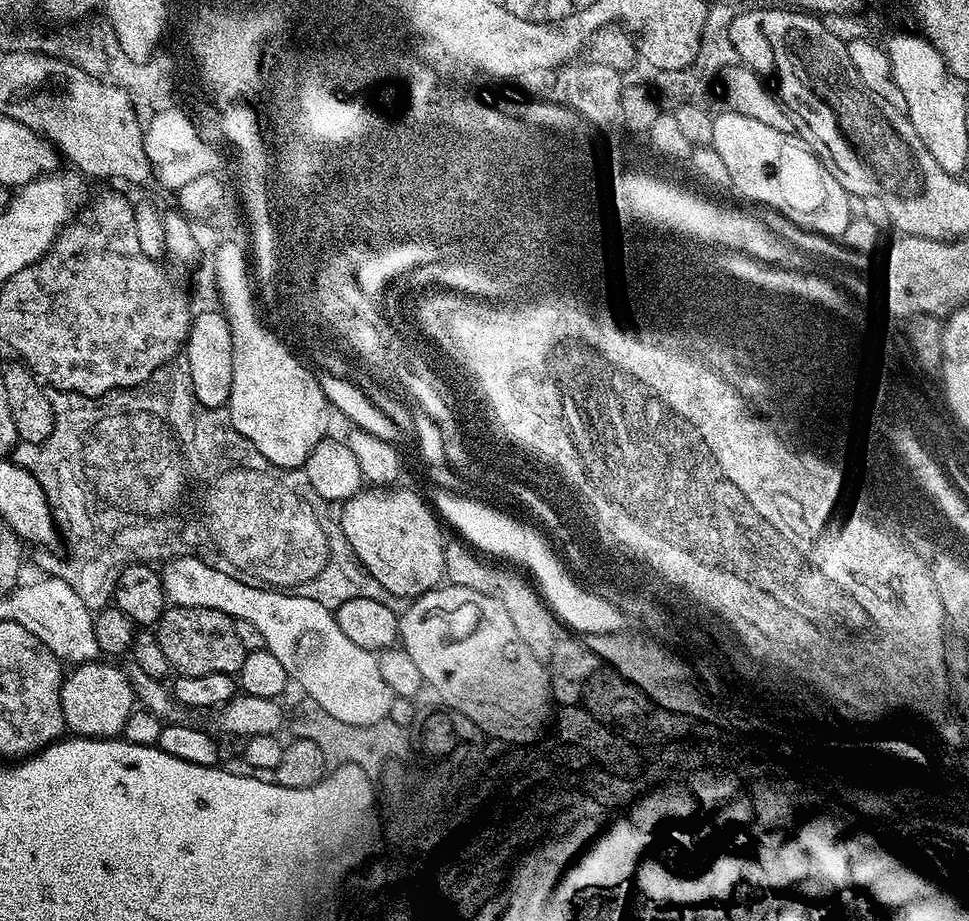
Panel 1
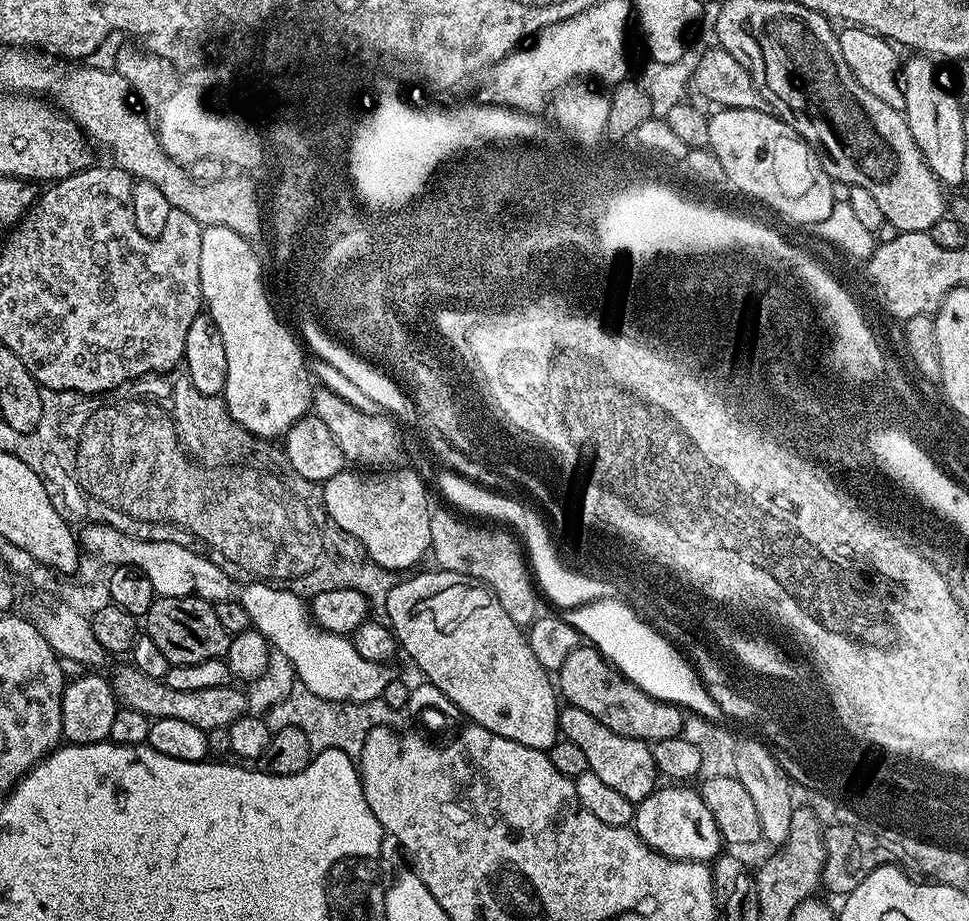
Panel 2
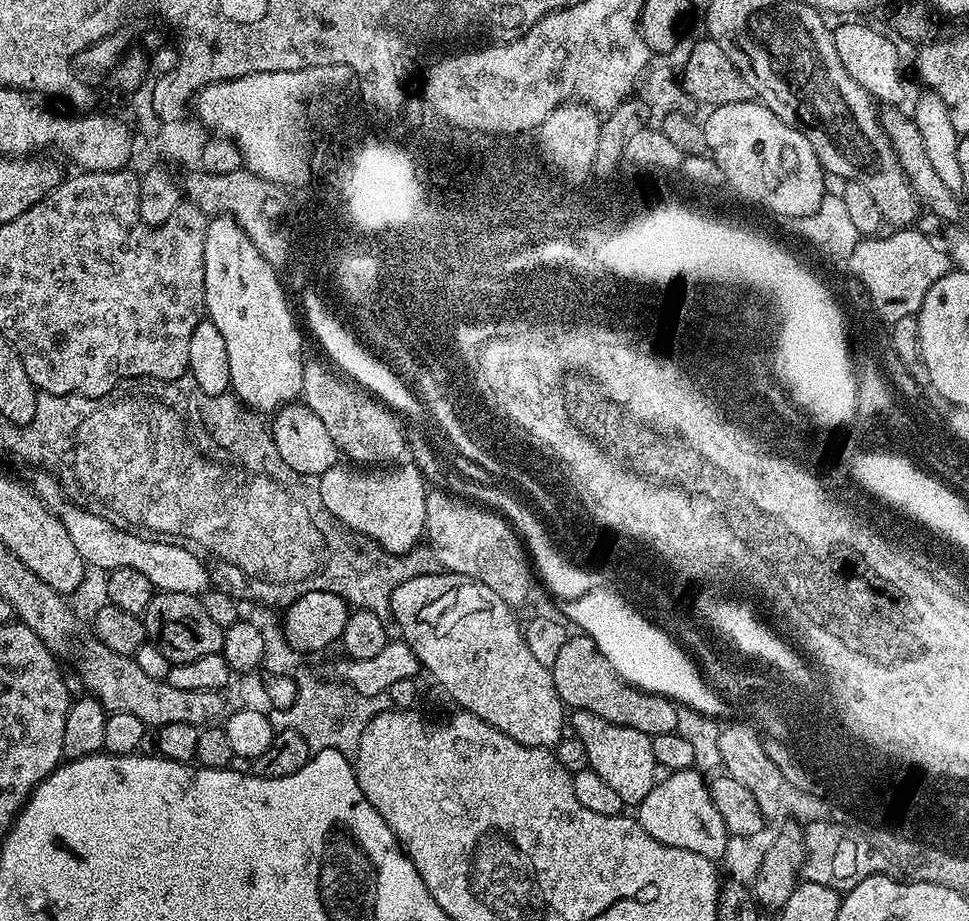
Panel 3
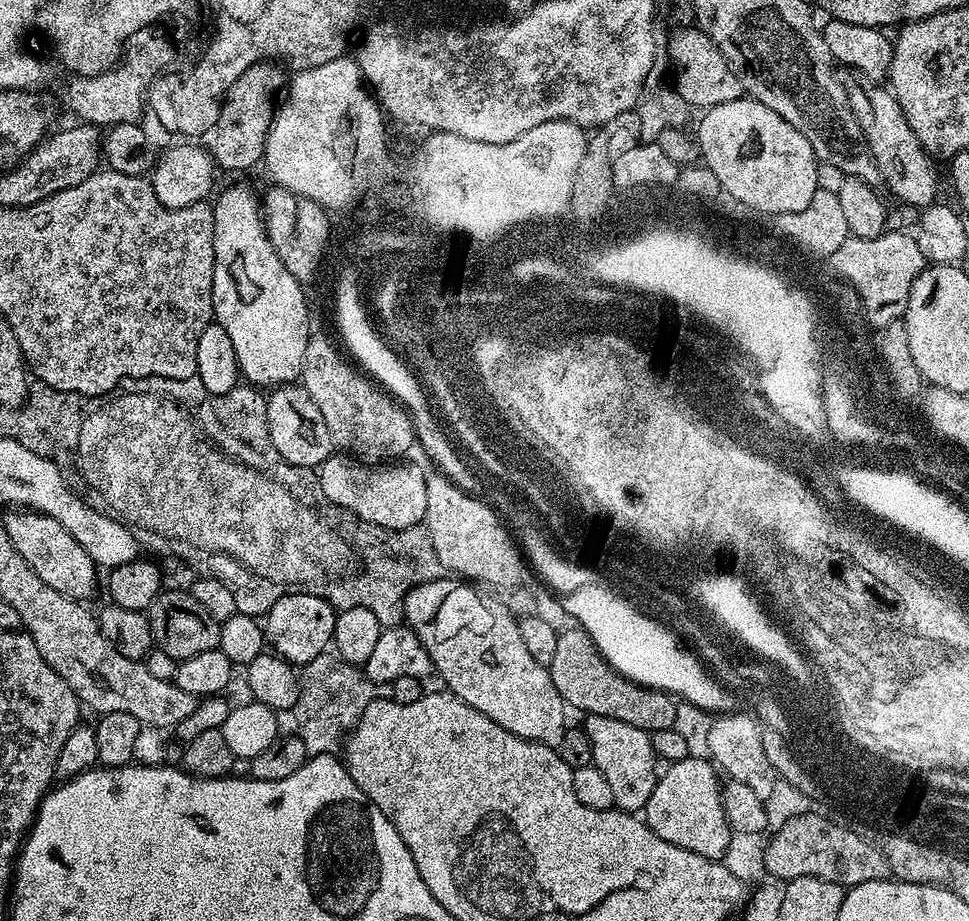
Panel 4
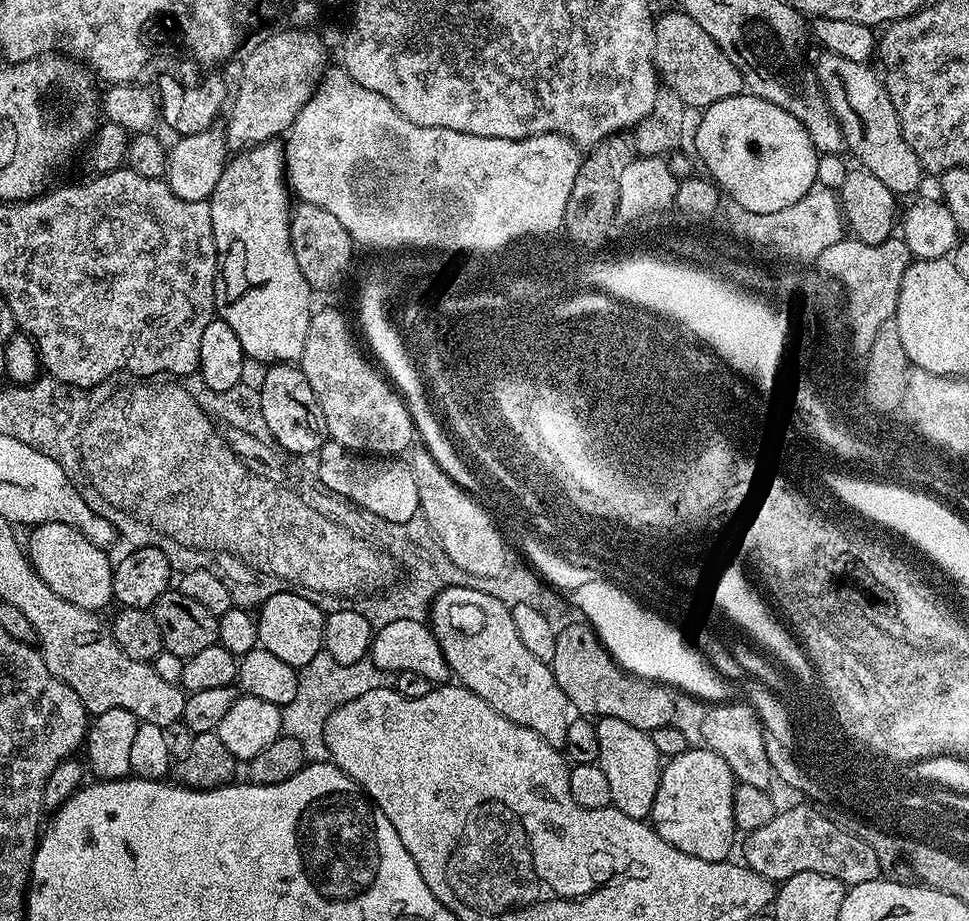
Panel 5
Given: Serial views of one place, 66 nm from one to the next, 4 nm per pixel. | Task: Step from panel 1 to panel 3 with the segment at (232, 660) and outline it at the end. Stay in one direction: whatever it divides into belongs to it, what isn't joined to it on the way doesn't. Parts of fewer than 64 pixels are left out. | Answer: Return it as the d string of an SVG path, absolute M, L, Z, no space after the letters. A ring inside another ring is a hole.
M157 591L146 606L142 619L147 639L156 644L173 664L194 662L194 658L206 658L206 654L222 650L224 629L206 615L199 595Z

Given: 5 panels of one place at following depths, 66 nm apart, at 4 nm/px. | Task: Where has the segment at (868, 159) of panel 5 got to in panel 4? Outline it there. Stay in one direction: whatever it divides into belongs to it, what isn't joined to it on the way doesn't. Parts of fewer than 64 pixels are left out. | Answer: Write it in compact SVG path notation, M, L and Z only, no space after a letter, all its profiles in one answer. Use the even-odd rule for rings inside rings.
M876 82L860 83L864 84L847 85L848 101L883 181L886 184L888 182L889 190L902 203L913 204L916 210L923 210L928 205L937 203L936 168L932 165L935 163L918 142L914 130L910 130L910 122L906 122L902 106L887 87Z

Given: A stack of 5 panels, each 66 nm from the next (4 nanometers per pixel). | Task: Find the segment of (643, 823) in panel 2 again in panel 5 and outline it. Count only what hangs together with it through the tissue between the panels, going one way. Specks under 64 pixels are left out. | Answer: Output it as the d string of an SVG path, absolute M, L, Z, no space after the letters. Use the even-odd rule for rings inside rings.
M707 746L689 747L661 769L650 822L668 844L691 857L723 863L738 834L733 814L736 779L724 758Z

